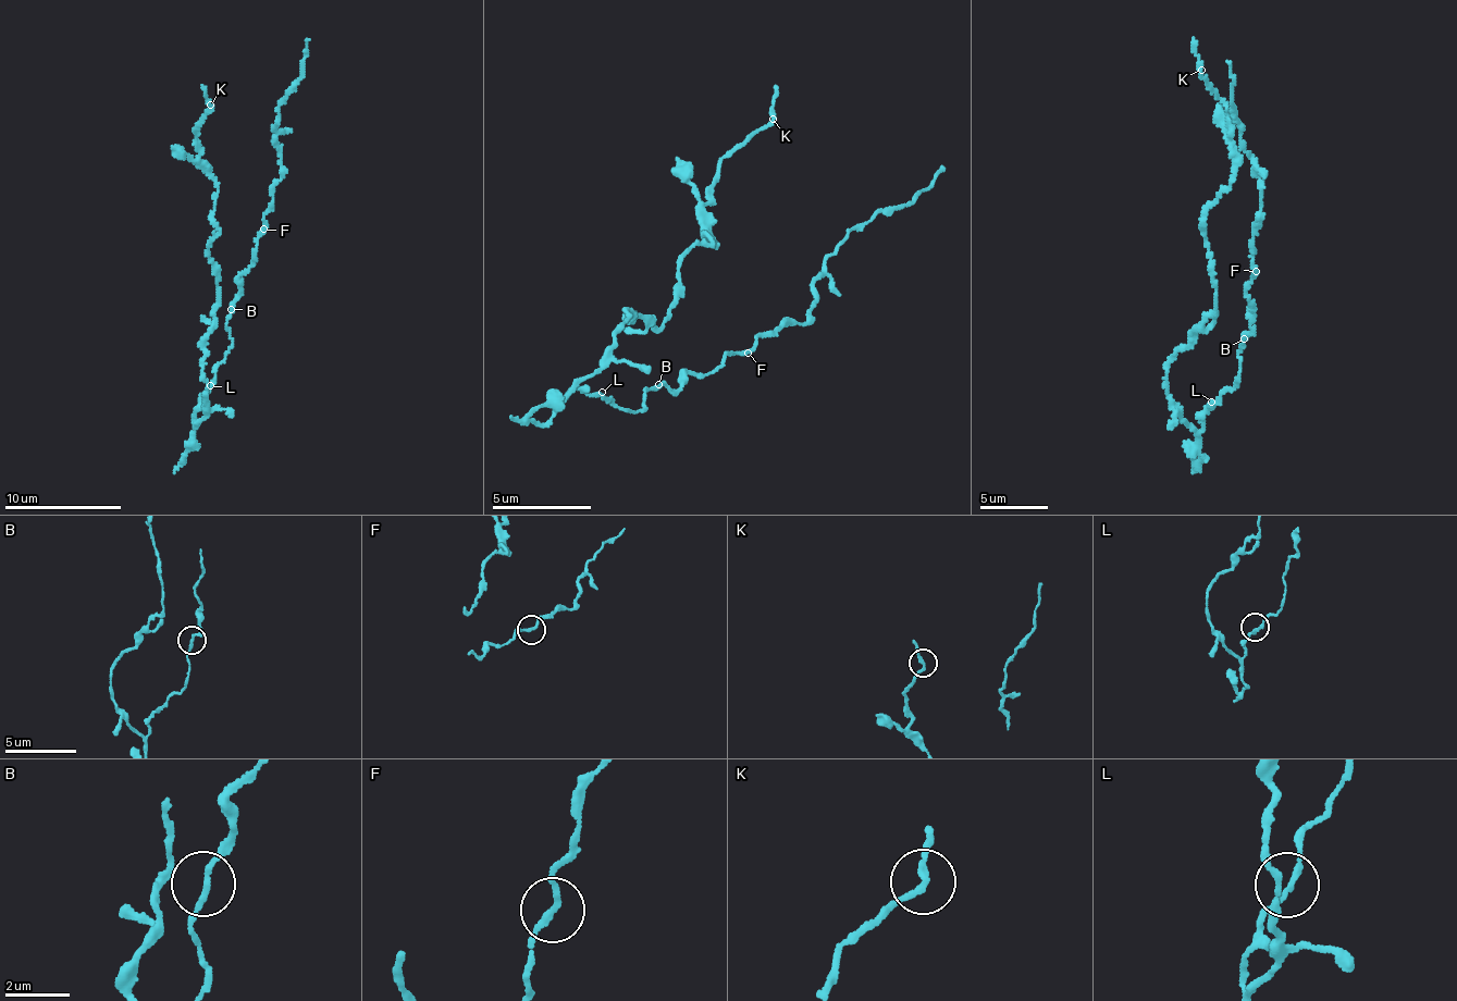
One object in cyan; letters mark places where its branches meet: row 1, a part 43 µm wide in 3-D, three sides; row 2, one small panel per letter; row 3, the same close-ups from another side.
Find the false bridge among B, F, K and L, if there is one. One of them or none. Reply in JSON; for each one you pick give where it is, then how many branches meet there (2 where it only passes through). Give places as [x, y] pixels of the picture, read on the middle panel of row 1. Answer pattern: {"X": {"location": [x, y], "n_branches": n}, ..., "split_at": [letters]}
{"split_at": []}

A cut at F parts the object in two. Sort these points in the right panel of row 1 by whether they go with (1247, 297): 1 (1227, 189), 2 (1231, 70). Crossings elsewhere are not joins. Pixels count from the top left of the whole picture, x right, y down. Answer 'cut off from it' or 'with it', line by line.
1: with it
2: cut off from it

